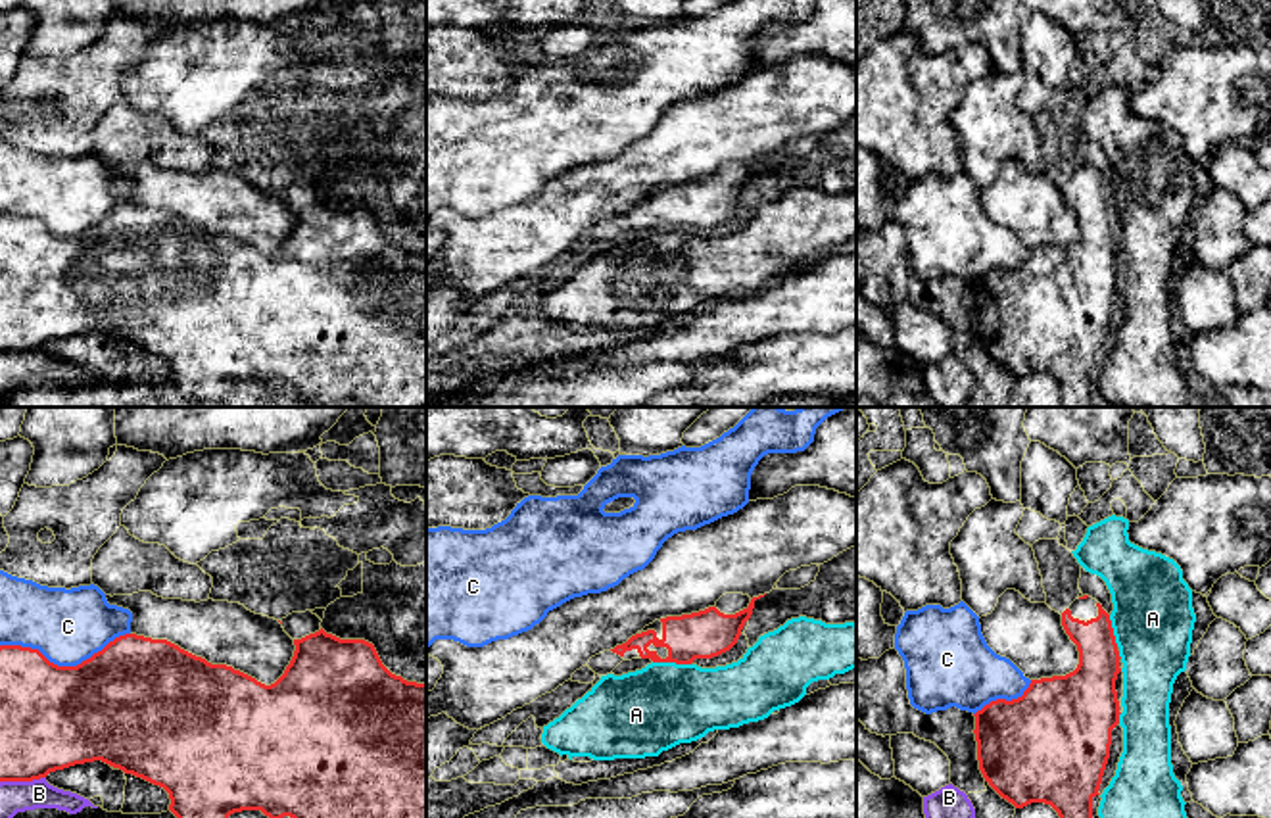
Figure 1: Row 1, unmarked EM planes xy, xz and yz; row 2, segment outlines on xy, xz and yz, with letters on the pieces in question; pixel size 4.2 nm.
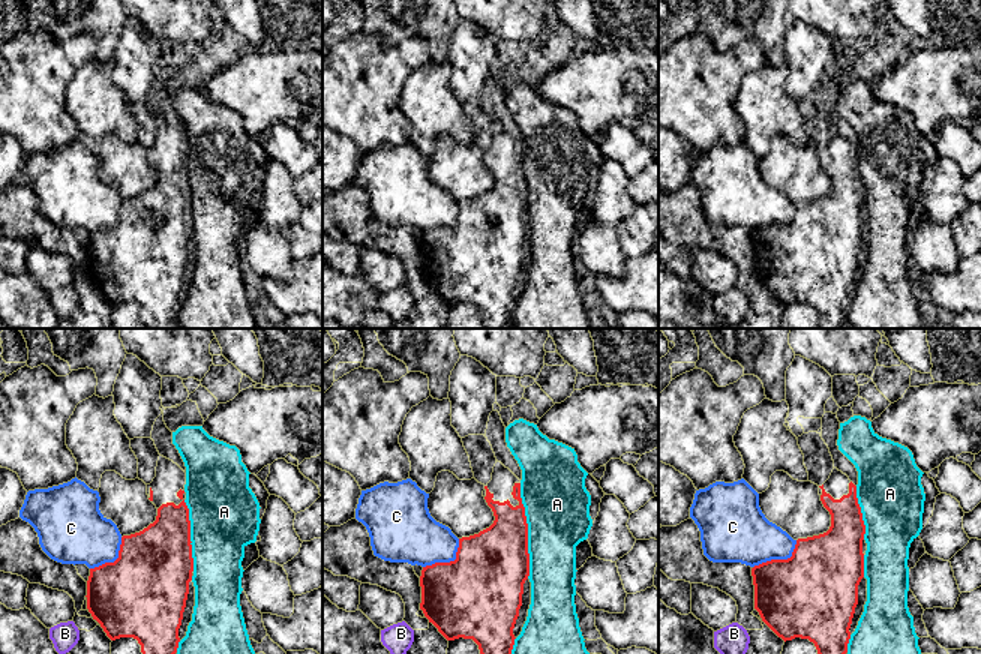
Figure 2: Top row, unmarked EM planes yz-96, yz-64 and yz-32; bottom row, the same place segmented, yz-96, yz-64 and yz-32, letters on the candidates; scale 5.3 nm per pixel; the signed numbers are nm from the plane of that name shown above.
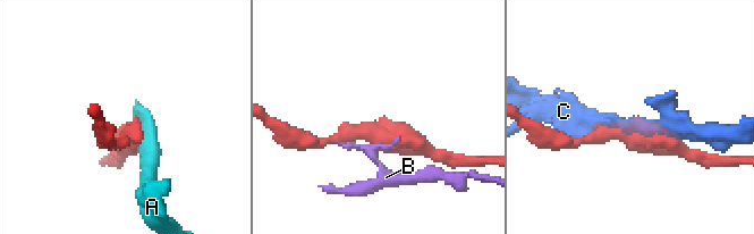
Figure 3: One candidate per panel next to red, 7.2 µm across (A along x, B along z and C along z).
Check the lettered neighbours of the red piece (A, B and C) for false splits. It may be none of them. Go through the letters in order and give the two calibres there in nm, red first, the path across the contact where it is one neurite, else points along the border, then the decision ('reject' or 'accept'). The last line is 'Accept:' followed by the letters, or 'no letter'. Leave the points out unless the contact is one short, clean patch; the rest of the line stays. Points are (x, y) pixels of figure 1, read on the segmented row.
A: calibres 200 and 360 nm; reject
B: calibres 380 and 130 nm; reject
C: calibres 440 and 320 nm; reject
Accept: no letter

